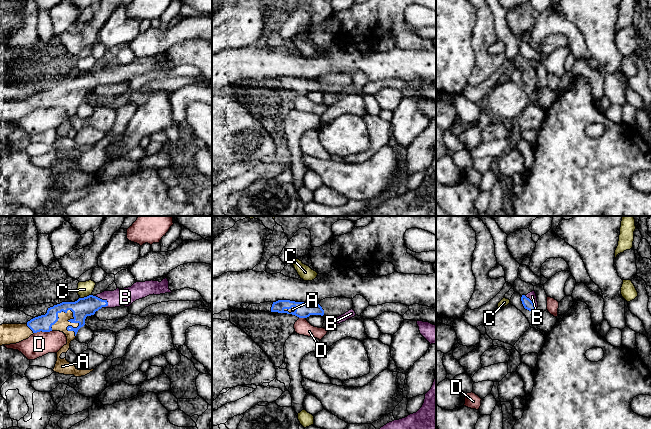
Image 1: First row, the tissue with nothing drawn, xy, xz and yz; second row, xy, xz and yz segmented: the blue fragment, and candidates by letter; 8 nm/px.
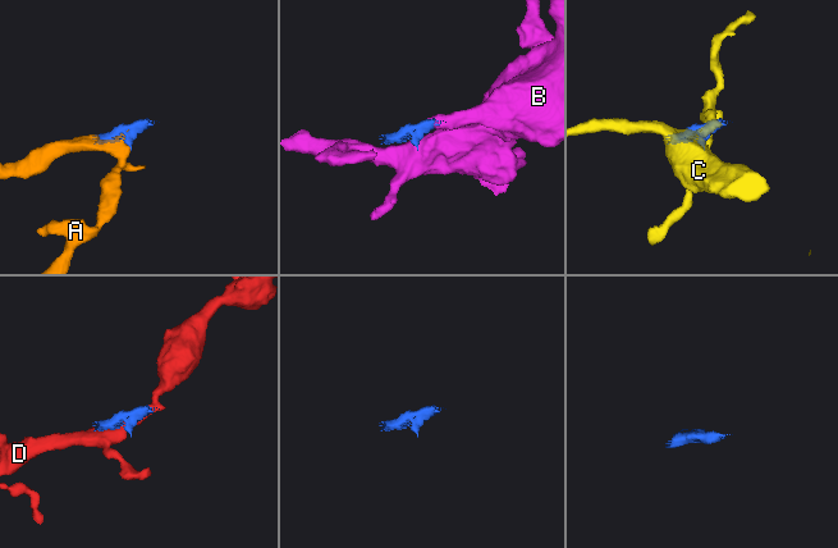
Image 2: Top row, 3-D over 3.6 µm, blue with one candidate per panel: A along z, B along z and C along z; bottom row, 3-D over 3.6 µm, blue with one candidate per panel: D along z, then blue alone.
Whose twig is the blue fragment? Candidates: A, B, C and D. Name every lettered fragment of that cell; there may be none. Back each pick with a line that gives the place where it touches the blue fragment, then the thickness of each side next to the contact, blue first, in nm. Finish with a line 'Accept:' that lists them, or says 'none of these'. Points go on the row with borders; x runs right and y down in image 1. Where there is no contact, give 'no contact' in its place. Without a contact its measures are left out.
A: contact xy (66, 311); calibres 160 and 100 nm
B: contact xy (101, 299); calibres 160 and 140 nm
Accept: A, B

